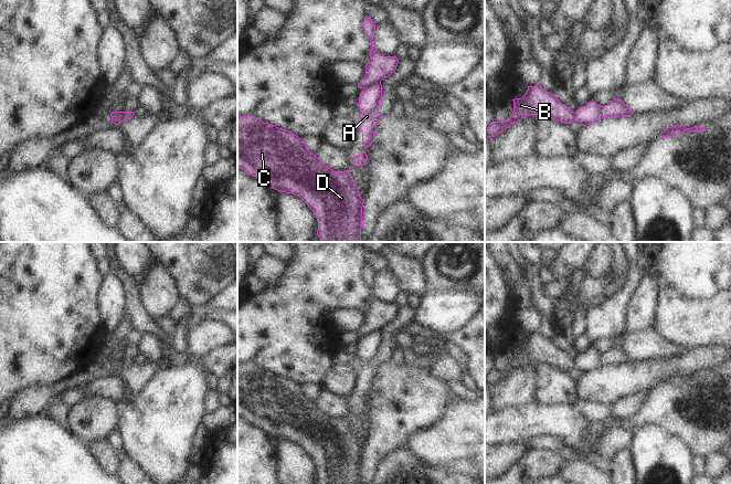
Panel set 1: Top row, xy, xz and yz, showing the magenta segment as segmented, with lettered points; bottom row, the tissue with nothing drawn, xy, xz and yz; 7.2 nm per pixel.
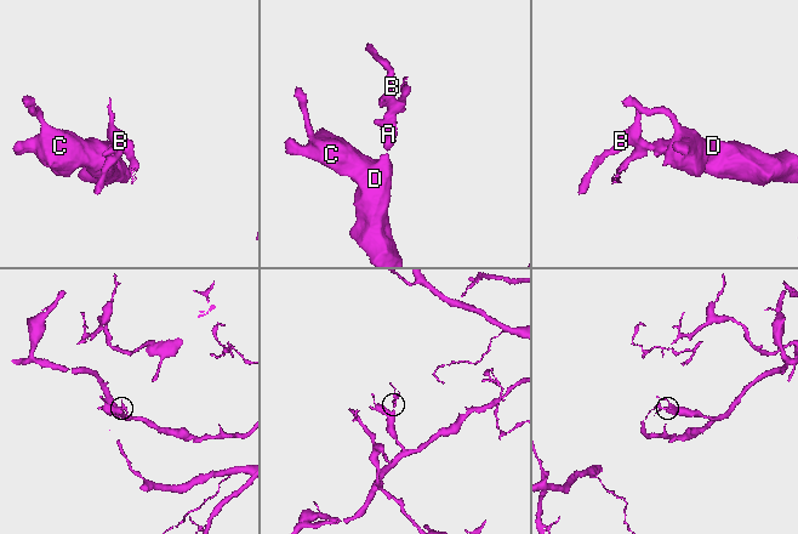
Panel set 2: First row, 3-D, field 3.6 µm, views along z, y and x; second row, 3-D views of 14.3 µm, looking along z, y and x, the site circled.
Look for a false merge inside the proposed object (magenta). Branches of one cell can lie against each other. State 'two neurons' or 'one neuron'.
two neurons

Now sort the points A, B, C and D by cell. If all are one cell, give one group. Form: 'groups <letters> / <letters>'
groups A C D / B

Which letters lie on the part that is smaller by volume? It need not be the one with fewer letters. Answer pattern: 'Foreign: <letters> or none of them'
Foreign: B

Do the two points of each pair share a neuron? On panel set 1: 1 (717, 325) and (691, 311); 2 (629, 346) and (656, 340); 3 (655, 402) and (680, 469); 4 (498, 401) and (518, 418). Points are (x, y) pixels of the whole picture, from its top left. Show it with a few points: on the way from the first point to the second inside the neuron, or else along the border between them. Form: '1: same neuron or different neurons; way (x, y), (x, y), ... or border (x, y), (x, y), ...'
1: same neuron; way (710, 323), (703, 323), (698, 317)
2: same neuron; way (636, 345), (649, 345)
3: different neurons; border (641, 427), (663, 428), (687, 446)
4: different neurons; border (531, 402), (525, 406), (506, 407), (496, 412)

